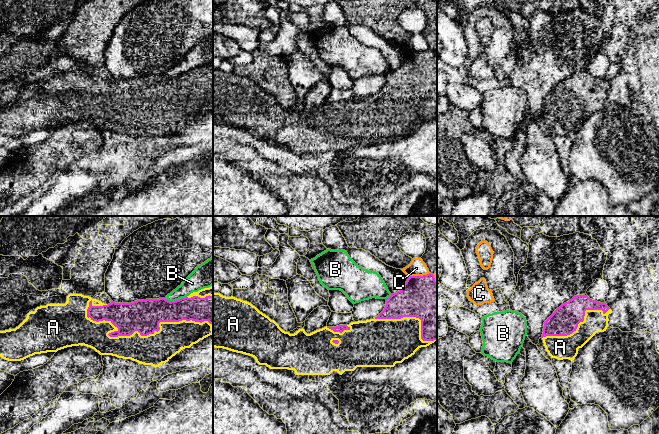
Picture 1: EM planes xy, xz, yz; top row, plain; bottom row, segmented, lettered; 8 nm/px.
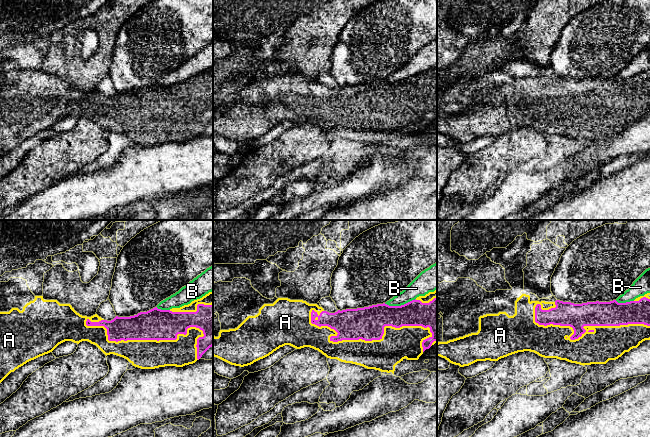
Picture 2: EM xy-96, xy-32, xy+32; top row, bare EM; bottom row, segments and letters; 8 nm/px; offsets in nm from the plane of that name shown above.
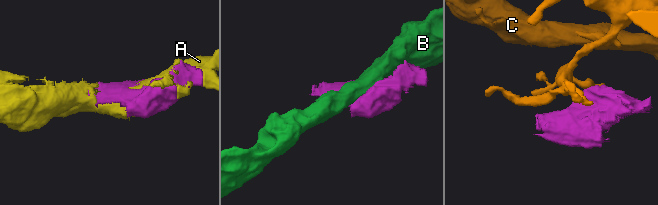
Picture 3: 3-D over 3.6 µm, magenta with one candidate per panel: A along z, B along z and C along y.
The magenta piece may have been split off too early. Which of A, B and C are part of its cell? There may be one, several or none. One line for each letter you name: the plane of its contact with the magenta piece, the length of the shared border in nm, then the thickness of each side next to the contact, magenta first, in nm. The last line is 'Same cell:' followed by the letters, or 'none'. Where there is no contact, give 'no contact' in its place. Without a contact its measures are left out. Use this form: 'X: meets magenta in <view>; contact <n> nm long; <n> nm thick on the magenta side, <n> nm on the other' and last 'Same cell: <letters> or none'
A: meets magenta in xy; contact 1000 nm long; 260 nm thick on the magenta side, 260 nm on the other
Same cell: A

